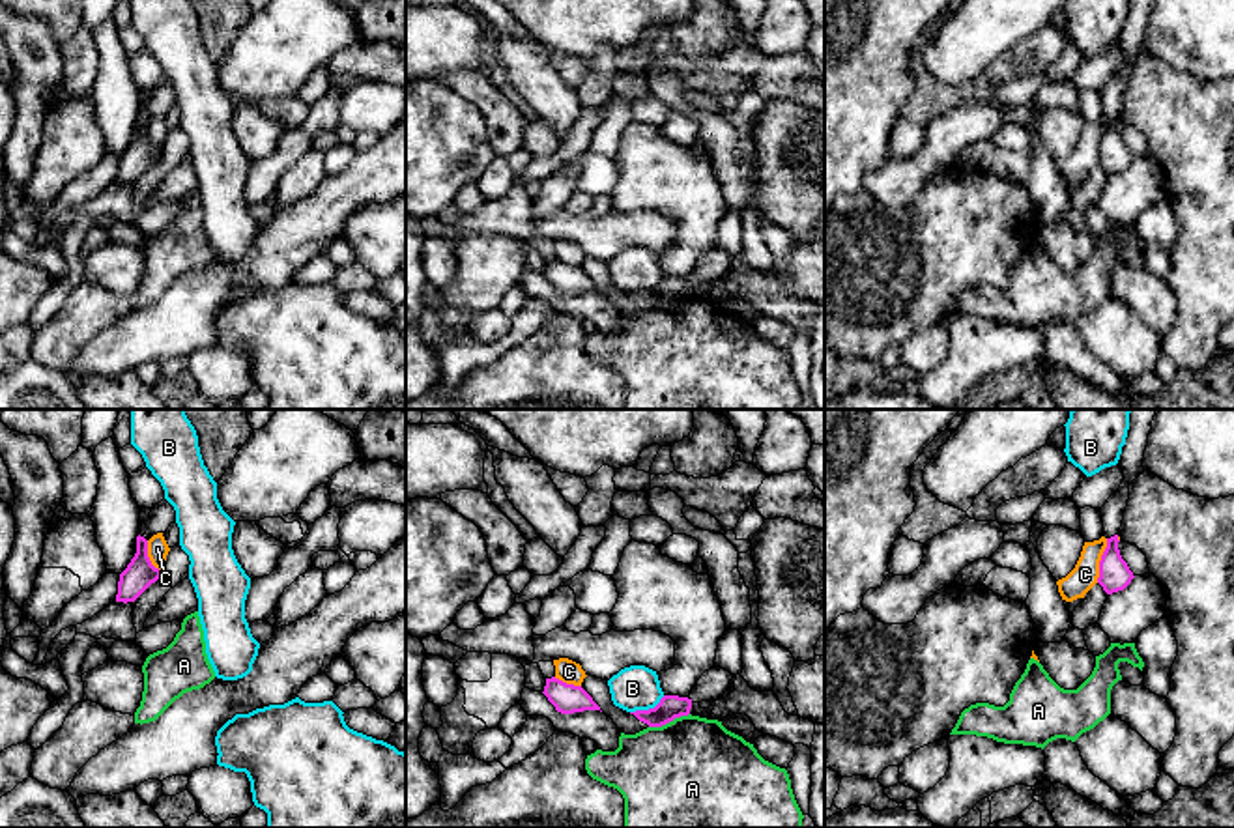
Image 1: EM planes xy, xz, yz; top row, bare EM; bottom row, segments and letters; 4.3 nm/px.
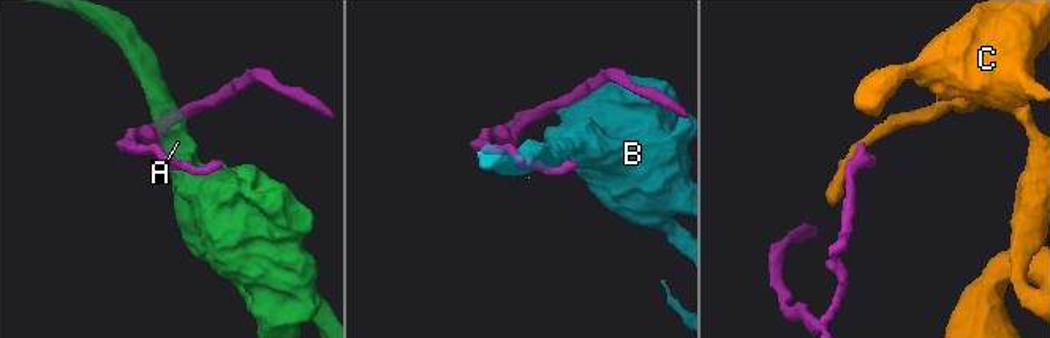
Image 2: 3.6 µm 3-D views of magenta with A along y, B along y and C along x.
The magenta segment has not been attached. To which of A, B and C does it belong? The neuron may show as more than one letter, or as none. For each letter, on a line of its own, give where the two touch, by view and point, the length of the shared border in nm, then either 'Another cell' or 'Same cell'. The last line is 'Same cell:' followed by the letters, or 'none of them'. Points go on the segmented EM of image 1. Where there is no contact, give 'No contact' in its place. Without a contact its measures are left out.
A: Touches magenta at xz (668, 722). Shared border 190 nm. Another cell
B: Touches magenta at xz (649, 709). Shared border 170 nm. Another cell
C: Touches magenta at yz (1100, 561). Shared border 200 nm. Another cell
Same cell: none of them

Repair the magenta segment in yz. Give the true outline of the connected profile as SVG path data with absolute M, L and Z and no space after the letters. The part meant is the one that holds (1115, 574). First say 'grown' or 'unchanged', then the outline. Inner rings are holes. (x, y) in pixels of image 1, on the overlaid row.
grown; M1131 409L1129 430L1118 465L1124 469L1124 480L1120 488L1107 499L1099 508L1107 548L1099 561L1098 583L1107 594L1124 591L1135 578L1127 563L1122 559L1118 550L1118 533L1122 527L1124 512L1129 499L1129 484L1144 473L1142 458L1148 445L1148 434L1152 430L1155 409Z

